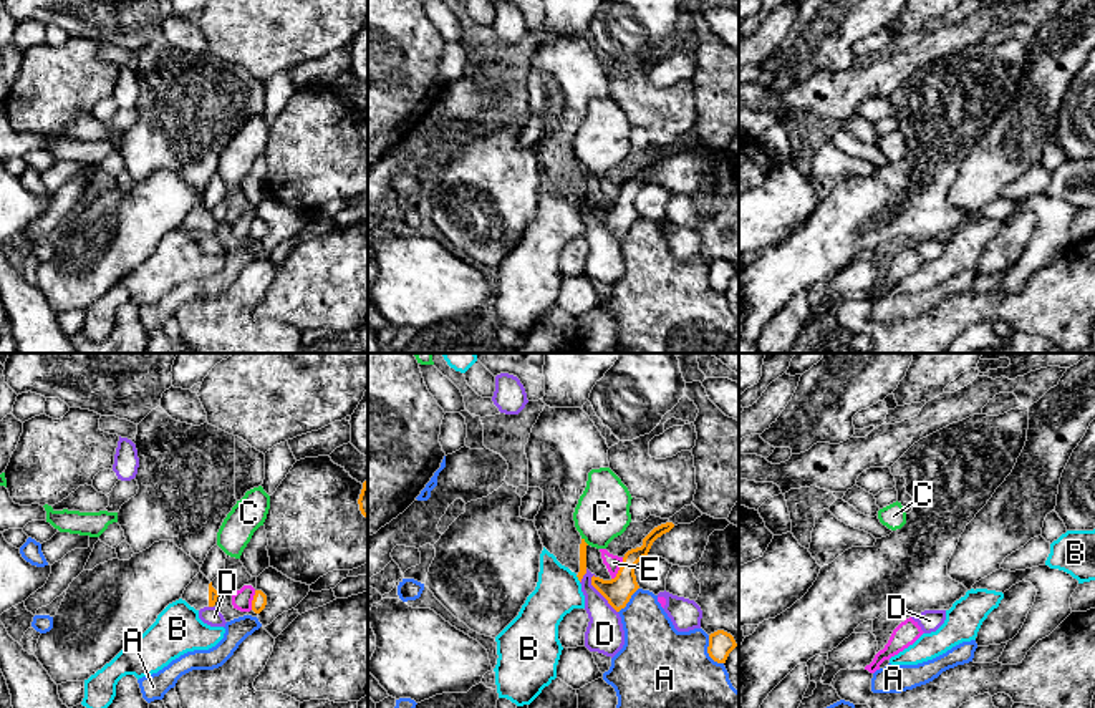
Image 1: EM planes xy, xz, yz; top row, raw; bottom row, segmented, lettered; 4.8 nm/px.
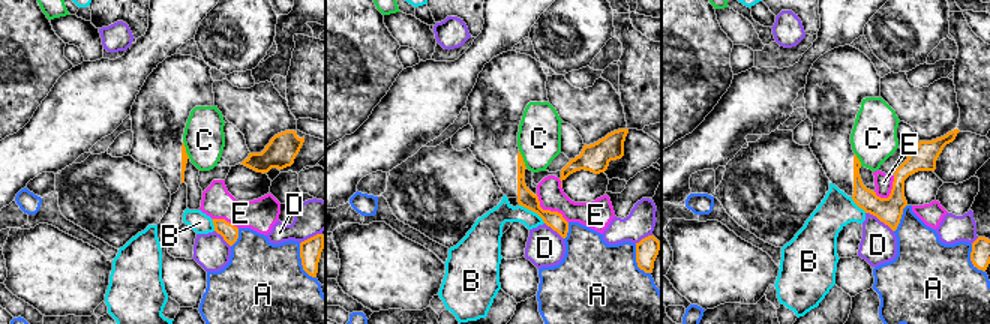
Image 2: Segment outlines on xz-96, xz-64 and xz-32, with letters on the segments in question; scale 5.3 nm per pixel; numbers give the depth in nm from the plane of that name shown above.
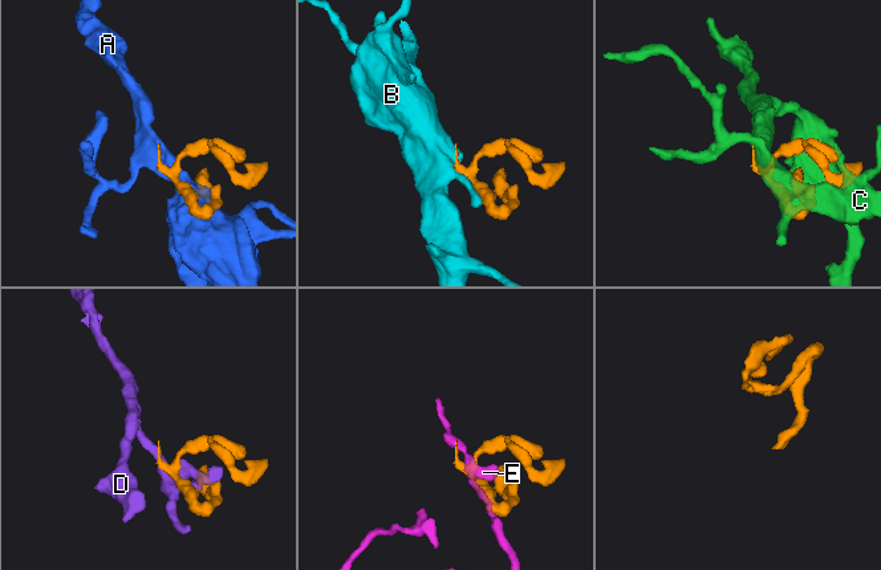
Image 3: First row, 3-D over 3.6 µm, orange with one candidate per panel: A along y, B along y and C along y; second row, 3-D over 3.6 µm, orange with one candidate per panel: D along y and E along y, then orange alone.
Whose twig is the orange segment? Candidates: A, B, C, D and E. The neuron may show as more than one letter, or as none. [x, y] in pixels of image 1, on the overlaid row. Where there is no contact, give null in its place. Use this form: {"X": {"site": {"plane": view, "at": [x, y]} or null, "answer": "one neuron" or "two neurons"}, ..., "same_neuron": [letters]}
{"A": {"site": {"plane": "xz", "at": [708, 652]}, "answer": "two neurons"}, "B": {"site": {"plane": "xz", "at": [578, 579]}, "answer": "two neurons"}, "C": {"site": {"plane": "xz", "at": [583, 541]}, "answer": "two neurons"}, "D": {"site": {"plane": "xz", "at": [600, 592]}, "answer": "two neurons"}, "E": {"site": {"plane": "xz", "at": [620, 569]}, "answer": "two neurons"}, "same_neuron": []}

